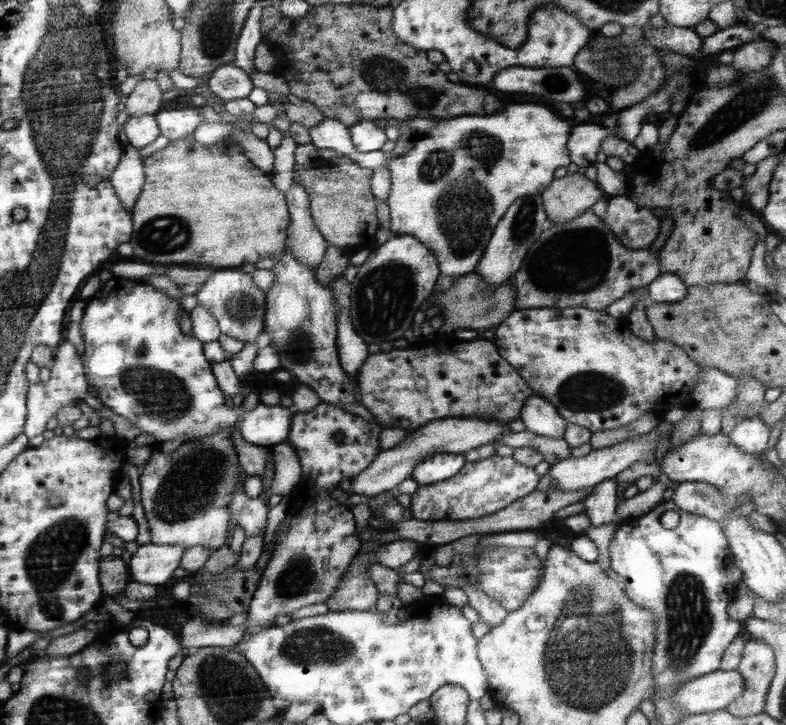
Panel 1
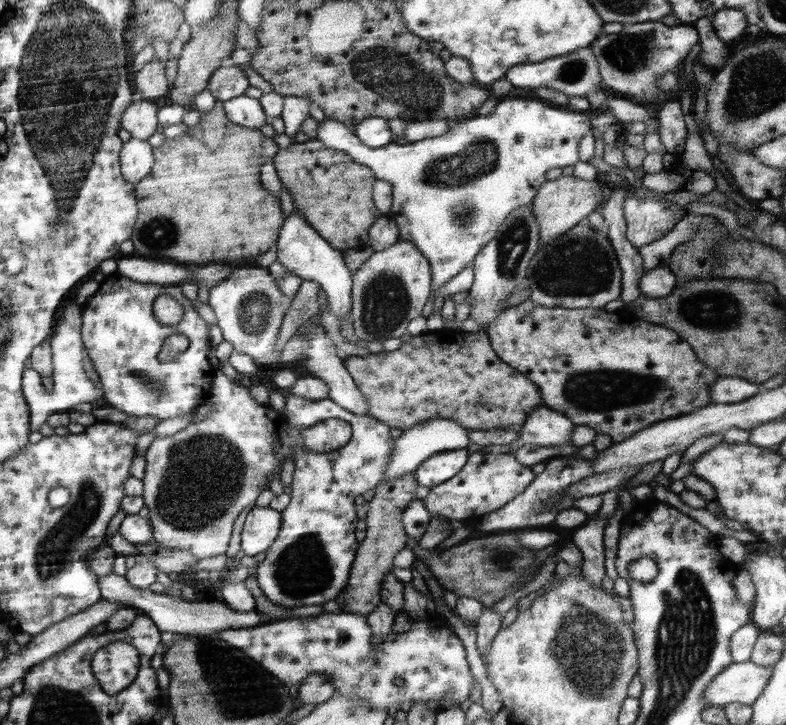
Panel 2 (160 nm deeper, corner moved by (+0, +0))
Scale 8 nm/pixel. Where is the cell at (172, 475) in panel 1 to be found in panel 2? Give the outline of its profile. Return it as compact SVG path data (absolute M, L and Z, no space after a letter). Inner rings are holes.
M221 369L211 382L210 413L198 422L190 423L171 436L155 437L145 450L147 460L143 499L148 507L153 538L160 546L191 552L197 560L220 556L228 548L234 520L244 508L258 506L262 490L269 488L270 480L281 470L285 460L294 460L297 448L312 452L330 452L346 446L351 441L351 426L345 420L329 418L311 427L295 427L285 416L269 405L260 404L238 379L226 377Z

